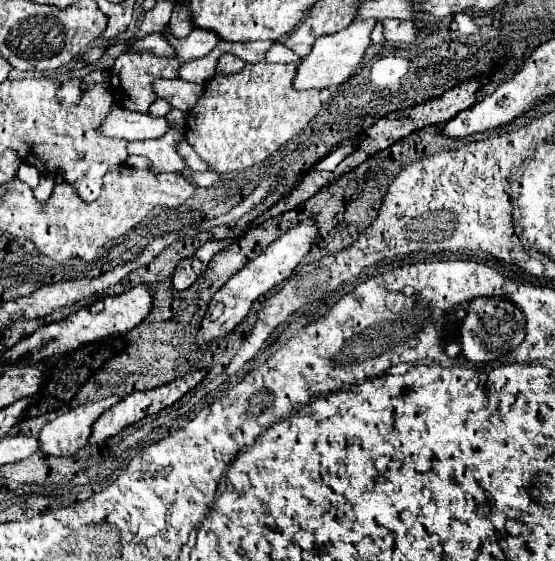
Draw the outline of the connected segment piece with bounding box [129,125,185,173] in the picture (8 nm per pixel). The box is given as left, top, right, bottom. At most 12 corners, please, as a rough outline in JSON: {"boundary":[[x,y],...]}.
{"boundary":[[185,125],[159,141],[133,141],[129,153],[151,159],[155,173],[181,173],[177,145]]}

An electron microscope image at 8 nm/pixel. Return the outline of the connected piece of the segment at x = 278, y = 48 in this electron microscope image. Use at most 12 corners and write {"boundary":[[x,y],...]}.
{"boundary":[[275,43],[267,51],[271,63],[295,63],[303,59],[287,45]]}

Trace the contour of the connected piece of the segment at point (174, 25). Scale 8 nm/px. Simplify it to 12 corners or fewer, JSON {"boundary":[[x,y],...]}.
{"boundary":[[174,6],[169,22],[171,33],[186,37],[195,29],[189,9]]}

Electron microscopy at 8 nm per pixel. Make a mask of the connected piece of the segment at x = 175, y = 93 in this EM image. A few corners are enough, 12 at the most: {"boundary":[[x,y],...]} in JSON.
{"boundary":[[155,81],[157,97],[187,113],[203,95],[203,85]]}

